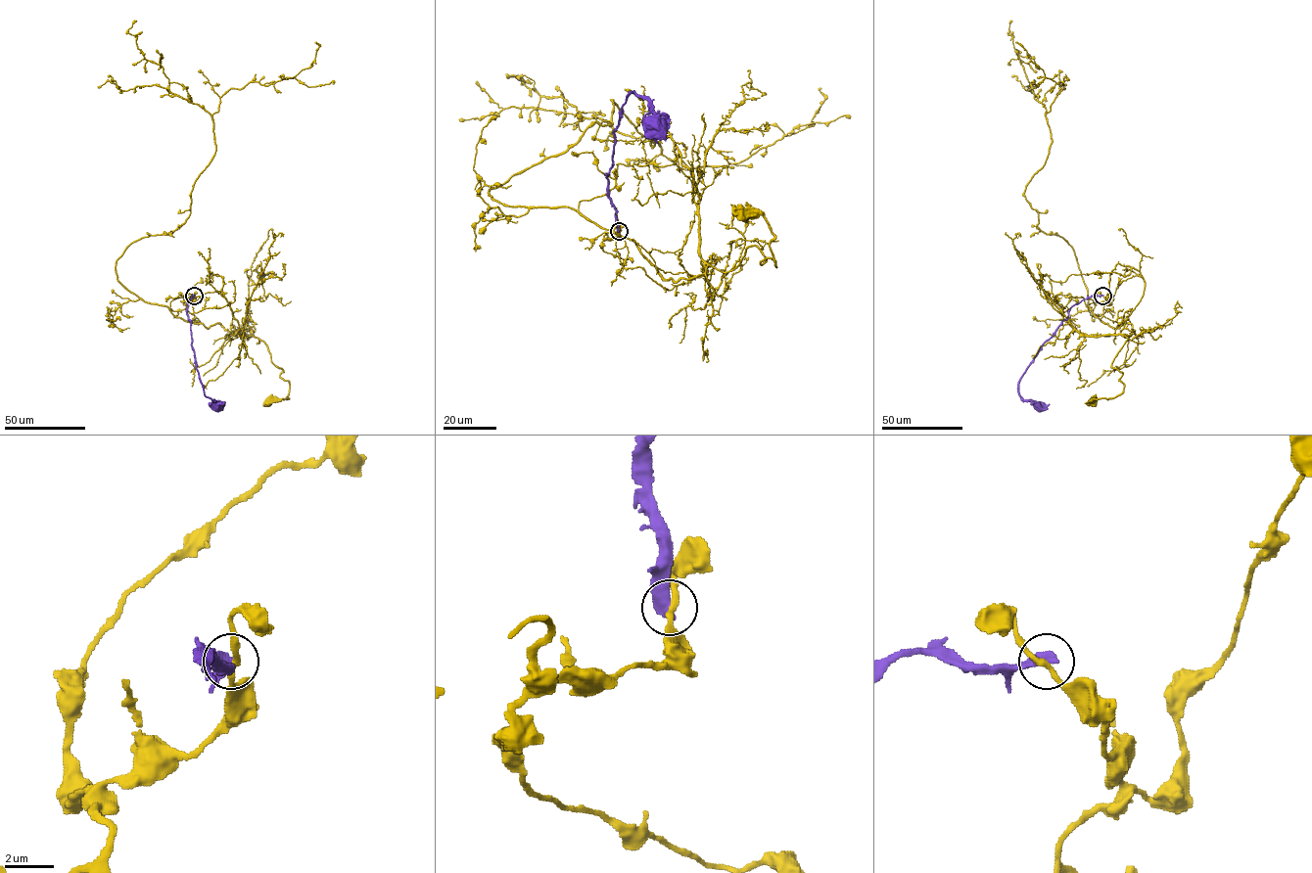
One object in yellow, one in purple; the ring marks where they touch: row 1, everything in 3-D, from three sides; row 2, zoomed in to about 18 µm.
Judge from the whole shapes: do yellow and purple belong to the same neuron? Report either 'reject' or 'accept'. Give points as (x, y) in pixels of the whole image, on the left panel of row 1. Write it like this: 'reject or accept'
reject

